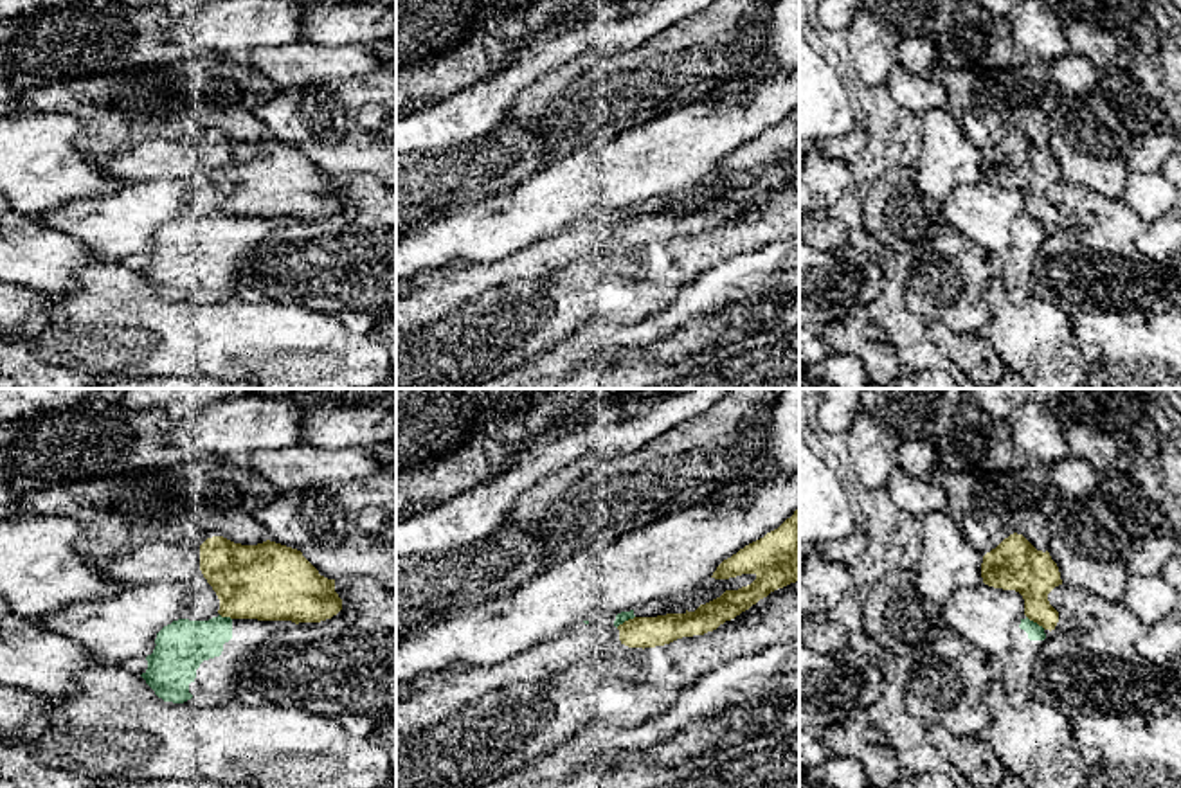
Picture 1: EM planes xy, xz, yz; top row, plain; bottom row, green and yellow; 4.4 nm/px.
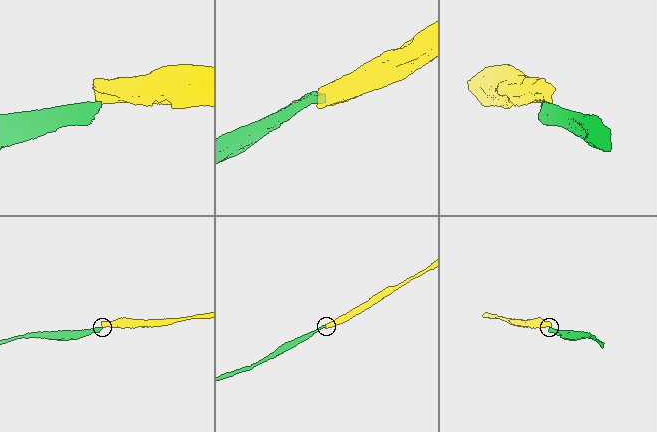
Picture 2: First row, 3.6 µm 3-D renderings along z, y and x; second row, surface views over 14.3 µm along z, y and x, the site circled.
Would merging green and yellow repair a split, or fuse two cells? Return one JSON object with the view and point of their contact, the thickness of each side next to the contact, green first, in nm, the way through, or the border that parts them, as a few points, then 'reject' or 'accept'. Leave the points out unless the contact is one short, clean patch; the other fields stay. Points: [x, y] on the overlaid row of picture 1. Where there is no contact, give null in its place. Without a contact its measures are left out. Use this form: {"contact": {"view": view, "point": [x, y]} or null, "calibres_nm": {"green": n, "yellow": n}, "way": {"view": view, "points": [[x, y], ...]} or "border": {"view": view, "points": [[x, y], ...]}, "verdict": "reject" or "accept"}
{"contact": {"view": "xz", "point": [625, 619]}, "calibres_nm": {"green": 50, "yellow": 140}, "border": {"view": "xz", "points": [[634, 616], [616, 626]]}, "verdict": "reject"}

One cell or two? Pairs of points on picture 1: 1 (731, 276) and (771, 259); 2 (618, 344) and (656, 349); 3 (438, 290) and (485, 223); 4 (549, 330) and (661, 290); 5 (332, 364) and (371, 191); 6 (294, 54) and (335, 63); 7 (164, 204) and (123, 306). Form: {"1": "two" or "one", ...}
{"1": "one", "2": "two", "3": "two", "4": "one", "5": "two", "6": "one", "7": "two"}

